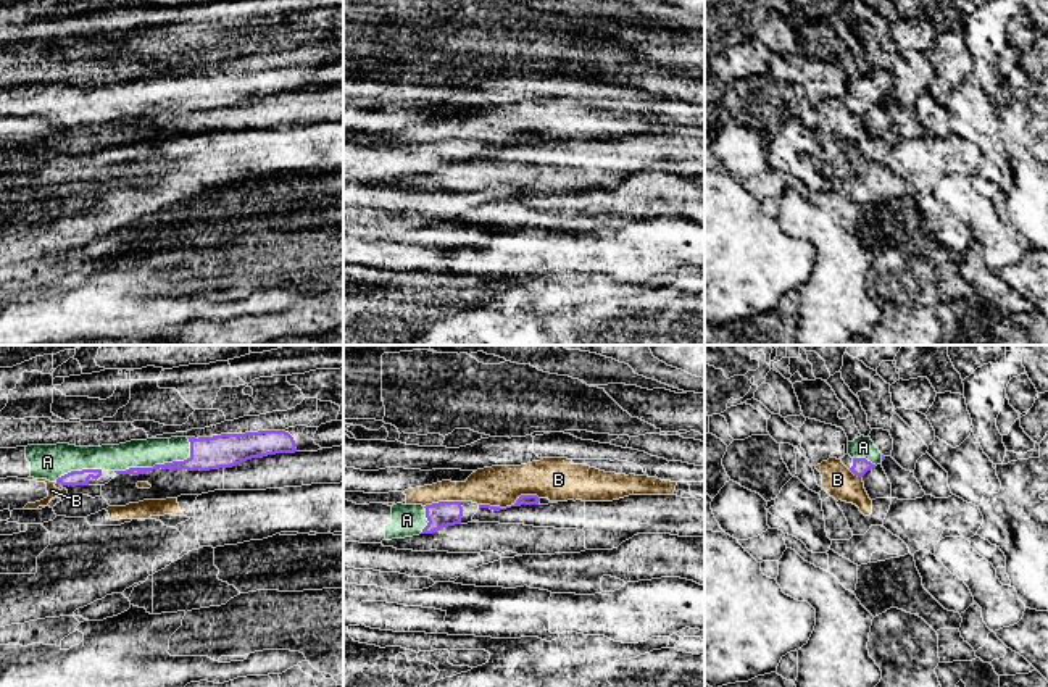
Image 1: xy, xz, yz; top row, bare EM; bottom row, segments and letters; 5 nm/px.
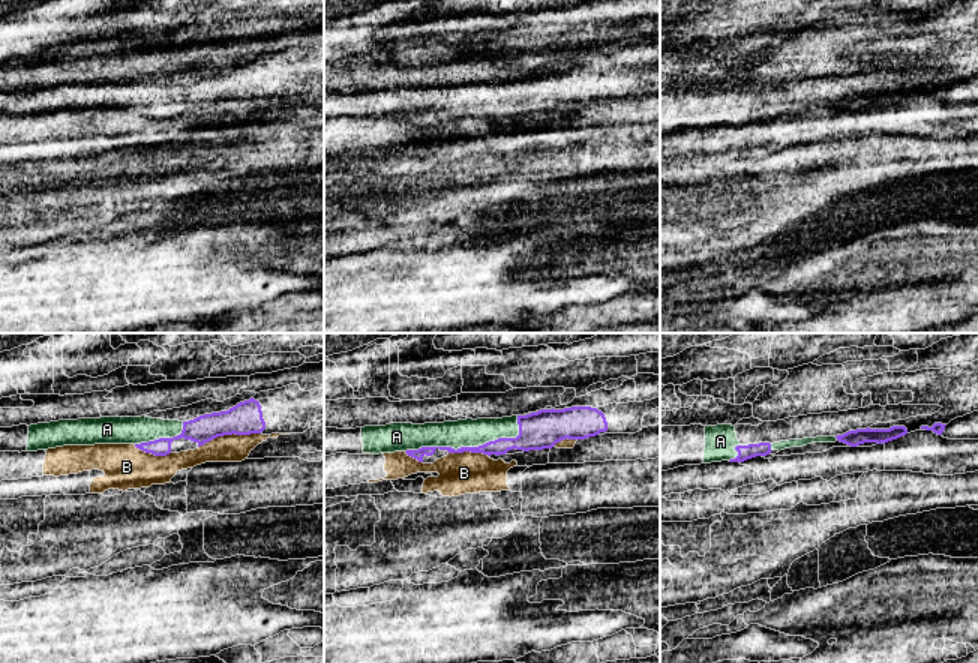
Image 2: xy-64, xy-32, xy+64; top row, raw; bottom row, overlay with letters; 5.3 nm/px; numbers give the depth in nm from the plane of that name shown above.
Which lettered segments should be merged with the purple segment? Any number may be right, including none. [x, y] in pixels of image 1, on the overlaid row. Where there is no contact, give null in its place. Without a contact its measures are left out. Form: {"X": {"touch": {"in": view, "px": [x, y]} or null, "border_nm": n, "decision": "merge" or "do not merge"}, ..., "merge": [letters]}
{"A": {"touch": {"in": "xy", "px": [158, 465]}, "border_nm": 420, "decision": "merge"}, "B": {"touch": {"in": "xz", "px": [508, 507]}, "border_nm": 300, "decision": "do not merge"}, "merge": ["A"]}

